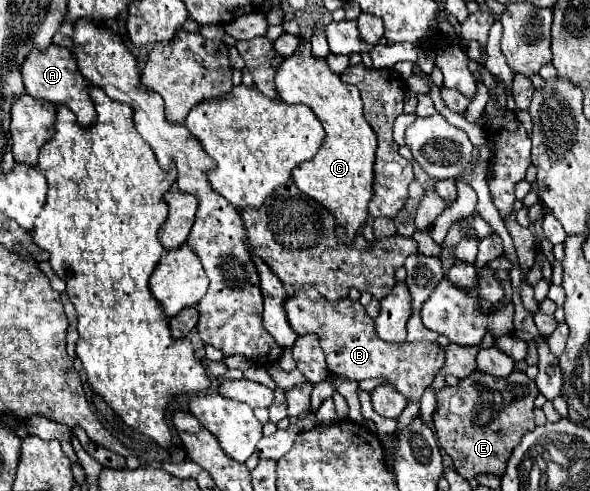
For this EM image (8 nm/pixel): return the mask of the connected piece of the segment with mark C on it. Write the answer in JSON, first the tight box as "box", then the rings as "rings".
{"box":[276,40,376,246],"rings":[[[302,40],[300,48],[294,56],[286,58],[280,64],[280,68],[276,72],[276,90],[278,90],[278,96],[286,104],[304,104],[304,106],[312,108],[326,130],[326,138],[324,138],[320,150],[316,152],[316,156],[308,162],[298,164],[292,172],[292,180],[306,196],[310,196],[312,200],[318,200],[318,204],[322,204],[328,212],[332,212],[332,216],[336,218],[338,240],[352,246],[352,242],[356,240],[356,236],[360,234],[360,230],[364,228],[364,224],[370,218],[368,204],[374,198],[374,160],[376,160],[376,134],[370,128],[370,124],[364,120],[360,92],[356,86],[344,84],[340,80],[340,76],[328,68],[324,58],[314,58],[310,52],[310,42],[306,42],[306,40]]]}

